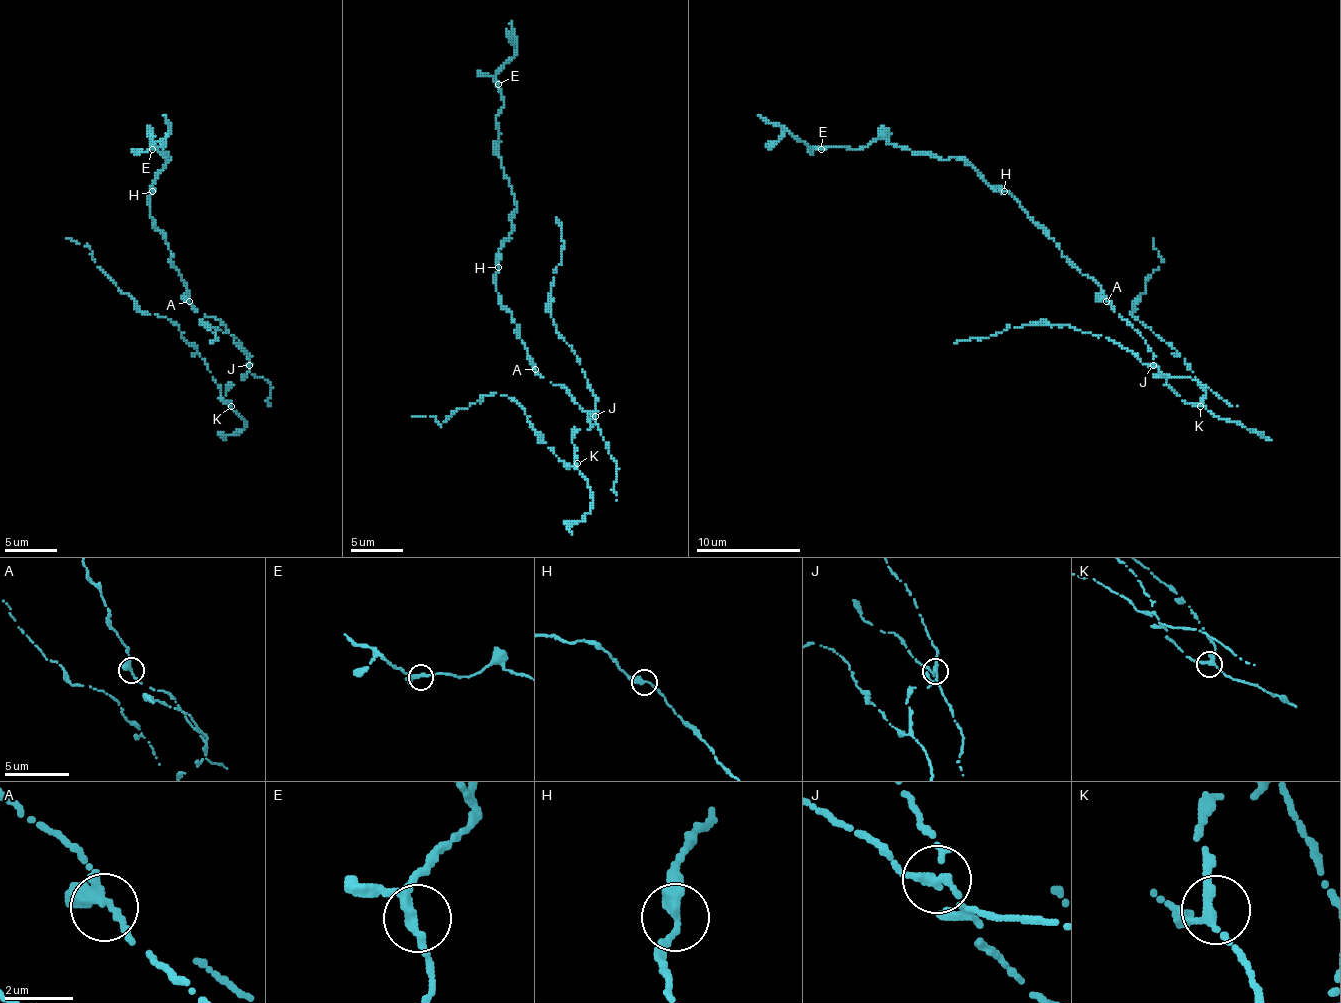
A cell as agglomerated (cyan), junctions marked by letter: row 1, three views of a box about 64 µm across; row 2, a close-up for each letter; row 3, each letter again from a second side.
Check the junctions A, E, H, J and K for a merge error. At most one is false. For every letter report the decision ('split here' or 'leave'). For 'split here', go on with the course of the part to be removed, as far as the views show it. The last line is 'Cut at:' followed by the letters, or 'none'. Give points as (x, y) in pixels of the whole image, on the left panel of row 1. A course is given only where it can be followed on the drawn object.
A: leave
E: leave
H: leave
J: split here; course (249, 364), (249, 353), (234, 335), (205, 325), (218, 338), (210, 343)
K: leave
Cut at: J

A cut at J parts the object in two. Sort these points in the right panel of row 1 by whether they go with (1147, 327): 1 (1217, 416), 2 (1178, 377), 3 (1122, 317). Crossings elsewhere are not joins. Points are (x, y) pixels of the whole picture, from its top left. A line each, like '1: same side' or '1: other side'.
1: same side
2: other side
3: same side

